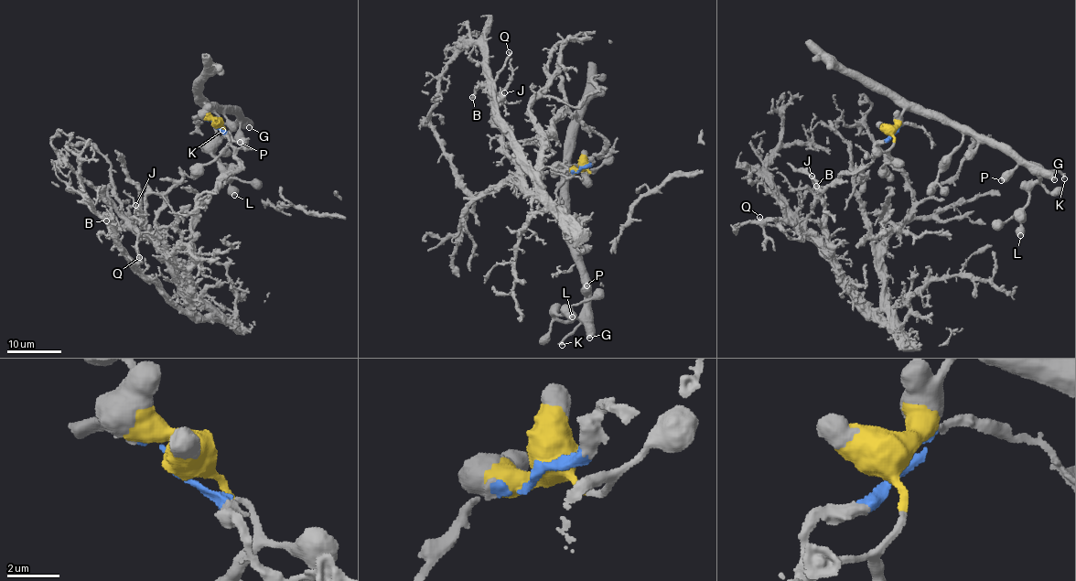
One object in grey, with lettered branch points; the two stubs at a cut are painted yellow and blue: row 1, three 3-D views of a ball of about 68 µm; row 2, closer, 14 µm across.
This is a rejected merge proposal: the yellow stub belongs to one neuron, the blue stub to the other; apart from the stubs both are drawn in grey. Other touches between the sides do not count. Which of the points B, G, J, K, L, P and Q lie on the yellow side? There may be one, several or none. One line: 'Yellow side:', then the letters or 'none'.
Yellow side: G, K, L, P

